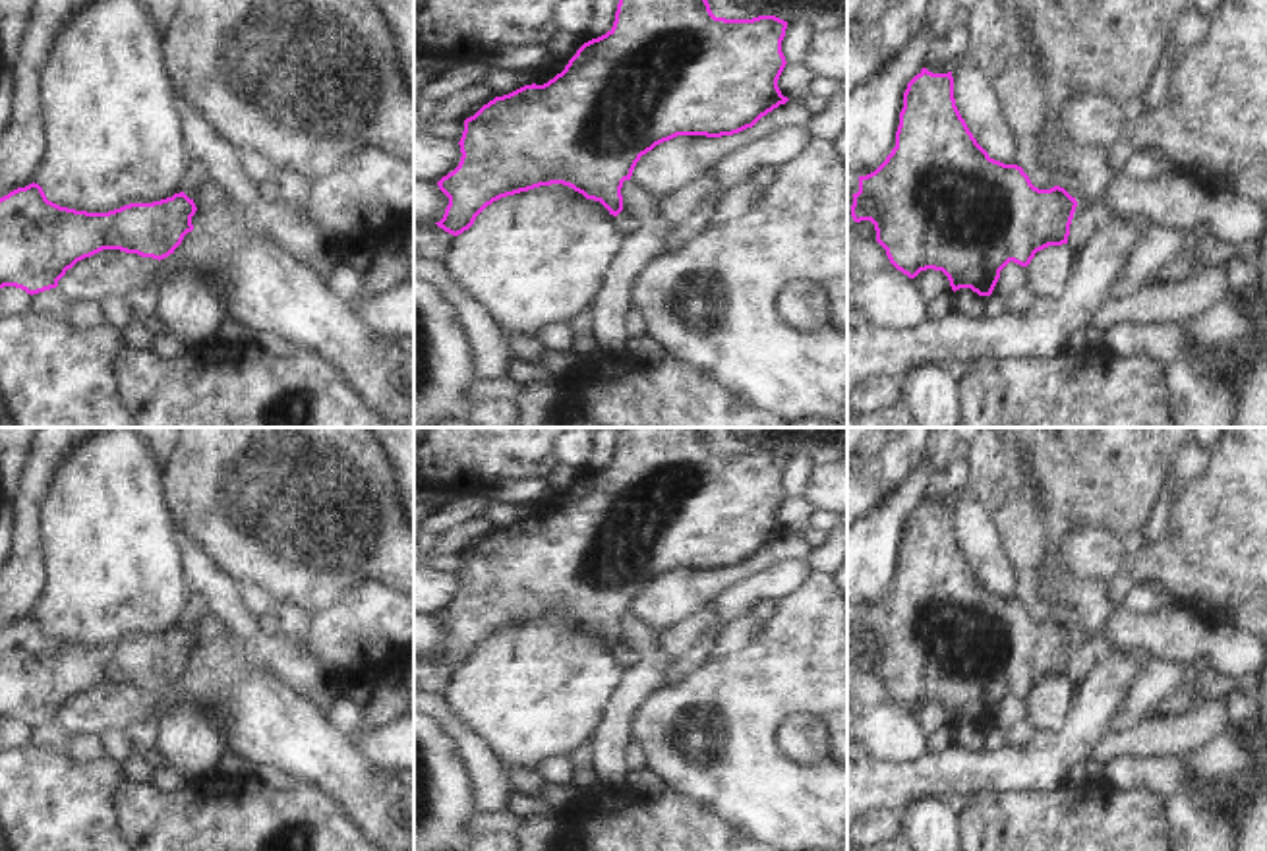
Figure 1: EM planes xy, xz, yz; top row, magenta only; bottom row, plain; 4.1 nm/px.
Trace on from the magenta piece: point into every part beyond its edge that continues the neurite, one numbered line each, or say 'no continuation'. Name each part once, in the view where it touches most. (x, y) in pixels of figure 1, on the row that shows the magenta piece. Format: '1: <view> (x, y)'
no continuation

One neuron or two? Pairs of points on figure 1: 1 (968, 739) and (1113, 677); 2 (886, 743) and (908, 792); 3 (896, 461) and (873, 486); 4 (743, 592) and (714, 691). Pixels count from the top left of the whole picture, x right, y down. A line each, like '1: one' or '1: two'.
1: two
2: two
3: one
4: two

